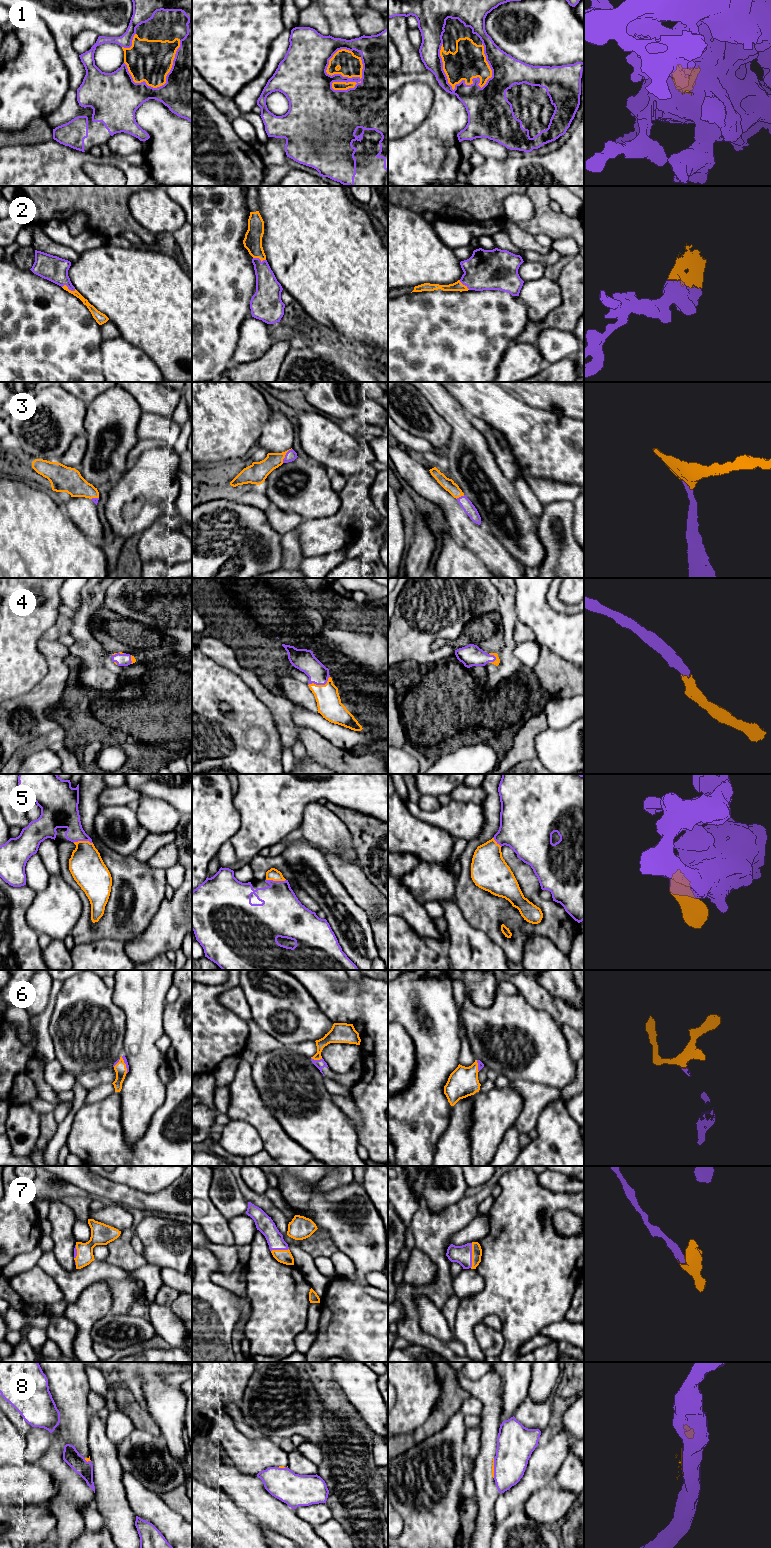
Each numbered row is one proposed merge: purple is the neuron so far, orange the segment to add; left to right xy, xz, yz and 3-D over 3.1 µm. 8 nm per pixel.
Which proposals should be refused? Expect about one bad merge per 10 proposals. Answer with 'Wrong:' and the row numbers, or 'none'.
Wrong: 8

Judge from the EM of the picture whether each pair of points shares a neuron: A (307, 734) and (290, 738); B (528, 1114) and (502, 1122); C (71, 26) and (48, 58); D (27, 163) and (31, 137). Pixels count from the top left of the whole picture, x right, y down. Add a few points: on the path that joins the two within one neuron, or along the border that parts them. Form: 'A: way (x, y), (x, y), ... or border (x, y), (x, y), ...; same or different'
A: way (303, 734), (297, 731), (294, 734); same
B: border (522, 1097), (522, 1108), (514, 1117), (513, 1123); different
C: border (47, 24), (56, 43), (59, 56), (66, 67); different
D: border (52, 138), (32, 144), (15, 144), (10, 146); different

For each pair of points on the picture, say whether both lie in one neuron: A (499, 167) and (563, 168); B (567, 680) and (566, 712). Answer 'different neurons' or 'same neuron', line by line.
A: same neuron
B: different neurons

